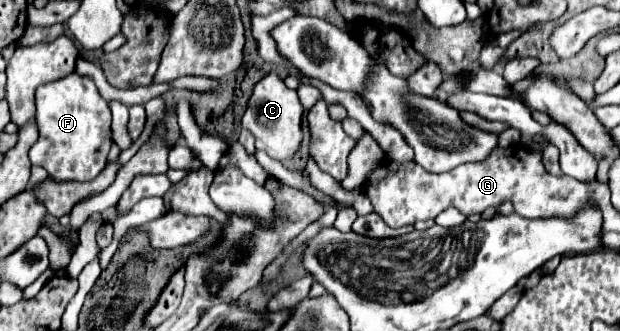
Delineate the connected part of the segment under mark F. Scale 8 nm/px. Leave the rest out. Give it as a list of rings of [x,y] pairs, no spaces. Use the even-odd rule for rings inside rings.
[[[69,74],[57,82],[37,88],[39,140],[29,150],[31,164],[43,166],[53,180],[89,182],[107,164],[111,148],[111,110],[97,92],[91,78]]]

